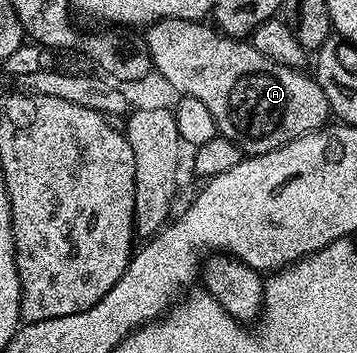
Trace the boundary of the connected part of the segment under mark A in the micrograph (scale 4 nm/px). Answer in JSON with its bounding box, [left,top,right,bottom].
[144,19,331,157]

